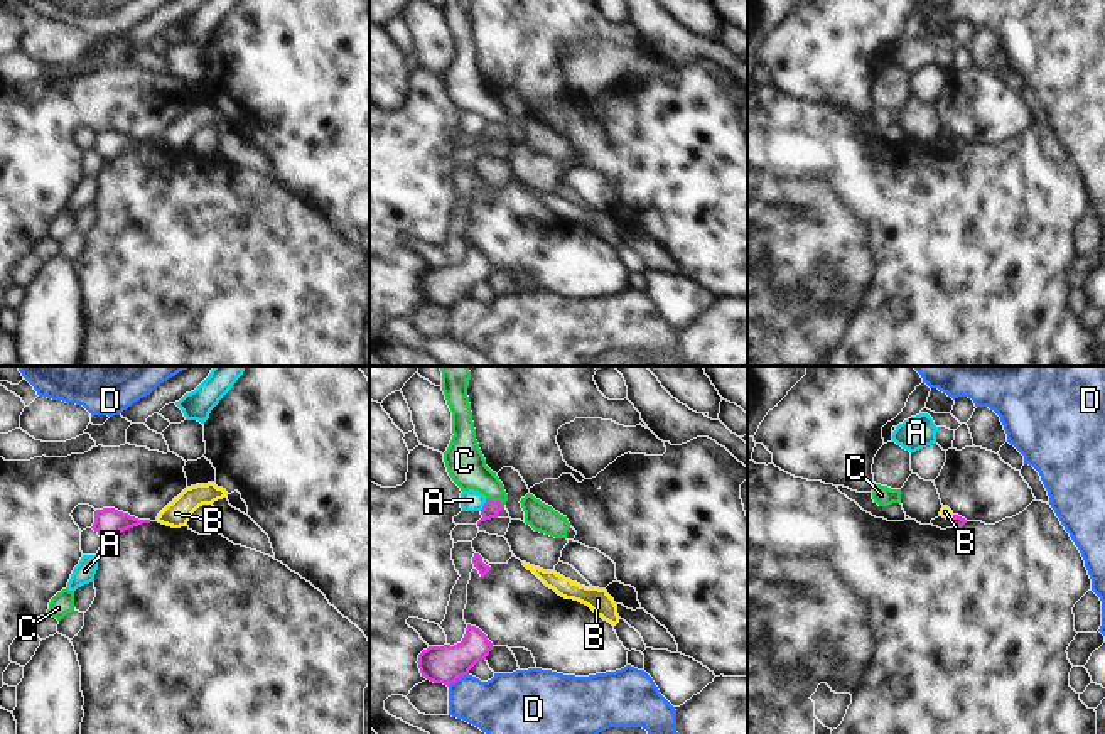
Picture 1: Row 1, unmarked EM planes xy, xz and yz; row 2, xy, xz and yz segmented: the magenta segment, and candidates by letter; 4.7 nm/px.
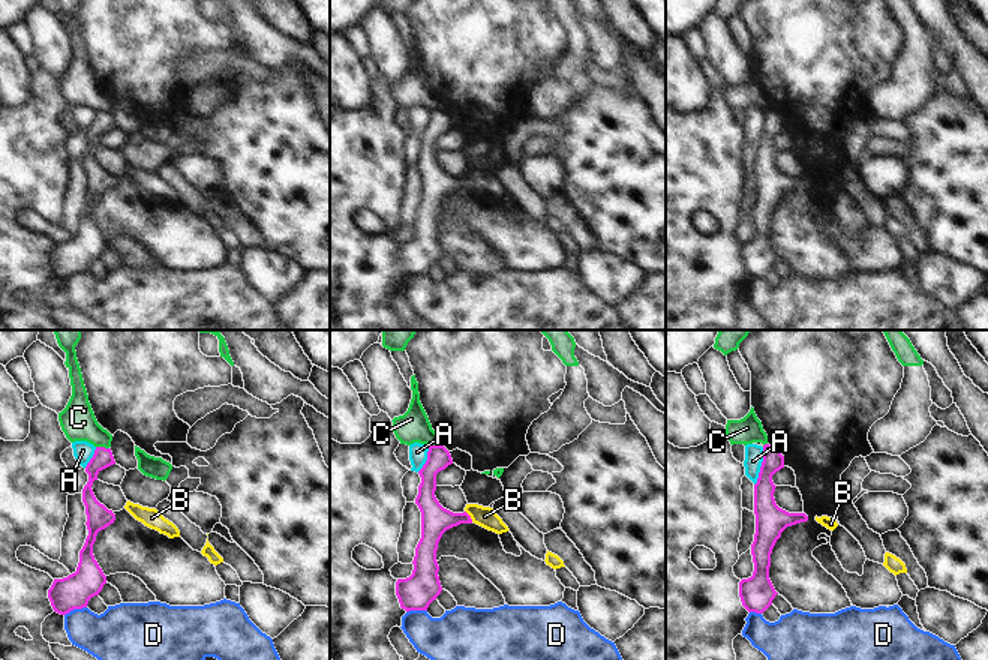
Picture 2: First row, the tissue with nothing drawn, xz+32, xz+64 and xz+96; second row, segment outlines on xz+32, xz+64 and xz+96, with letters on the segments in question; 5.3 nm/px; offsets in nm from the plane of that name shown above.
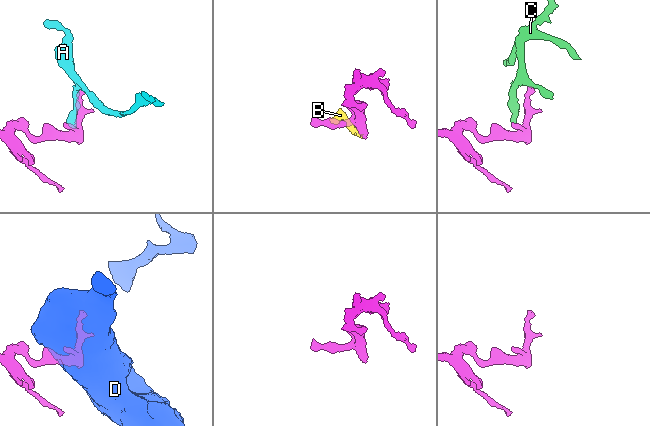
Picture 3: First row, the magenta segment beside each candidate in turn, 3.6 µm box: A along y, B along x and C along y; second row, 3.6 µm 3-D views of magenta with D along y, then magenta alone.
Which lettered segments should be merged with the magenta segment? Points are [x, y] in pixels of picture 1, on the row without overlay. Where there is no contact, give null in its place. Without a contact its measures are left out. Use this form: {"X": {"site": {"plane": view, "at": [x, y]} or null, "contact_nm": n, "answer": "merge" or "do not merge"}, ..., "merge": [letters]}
{"A": {"site": {"plane": "xz", "at": [485, 127]}, "contact_nm": 70, "answer": "do not merge"}, "B": {"site": {"plane": "yz", "at": [954, 139]}, "contact_nm": 30, "answer": "merge"}, "C": {"site": {"plane": "xz", "at": [496, 124]}, "contact_nm": 100, "answer": "do not merge"}, "D": {"site": {"plane": "xz", "at": [458, 299]}, "contact_nm": 120, "answer": "do not merge"}, "merge": ["B"]}

